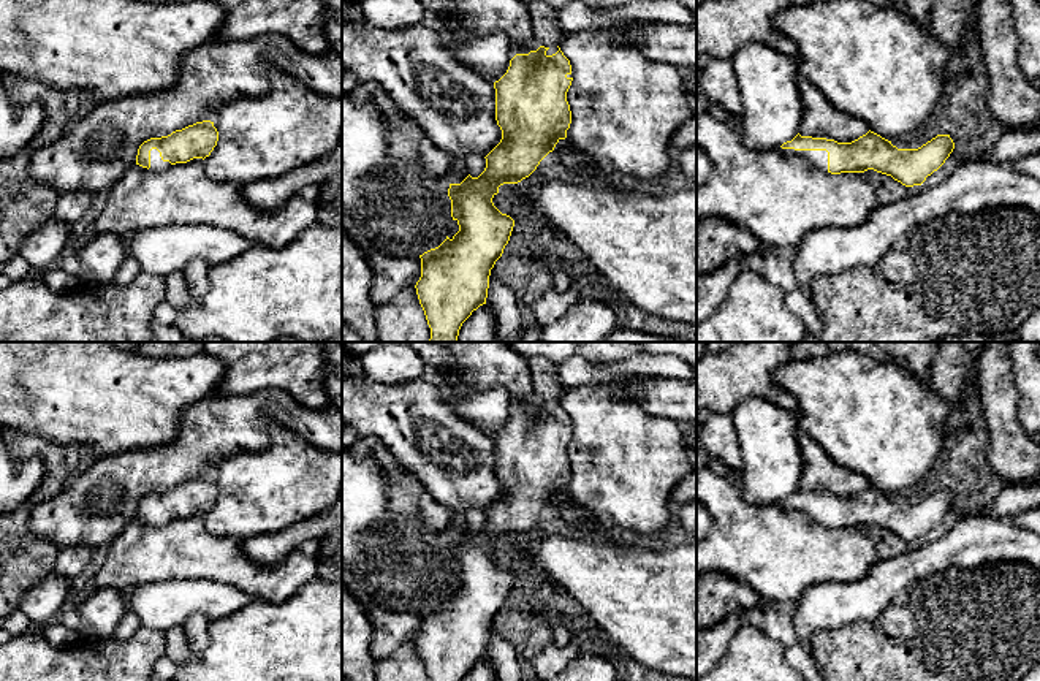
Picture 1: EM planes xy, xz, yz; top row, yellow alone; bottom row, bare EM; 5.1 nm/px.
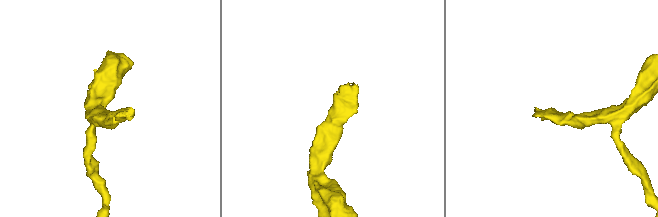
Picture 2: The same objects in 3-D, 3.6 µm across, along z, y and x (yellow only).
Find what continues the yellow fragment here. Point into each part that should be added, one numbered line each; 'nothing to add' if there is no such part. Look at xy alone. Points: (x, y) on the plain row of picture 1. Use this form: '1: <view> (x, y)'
1: xy (157, 518)

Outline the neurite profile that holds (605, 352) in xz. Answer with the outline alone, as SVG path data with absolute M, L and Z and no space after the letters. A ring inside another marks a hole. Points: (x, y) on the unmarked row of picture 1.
M508 342L521 356L541 356L556 364L573 356L589 361L613 363L644 353L638 342Z

